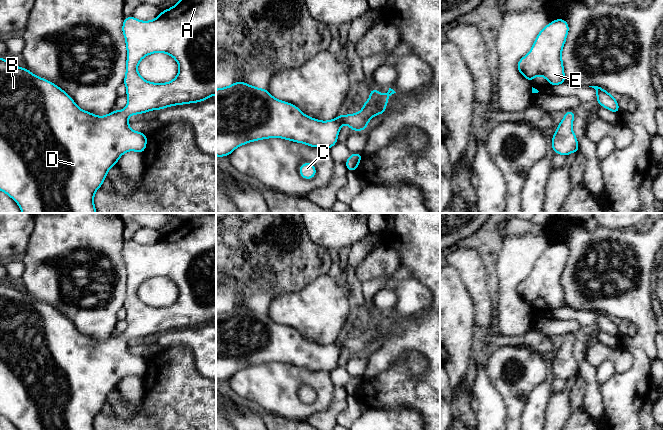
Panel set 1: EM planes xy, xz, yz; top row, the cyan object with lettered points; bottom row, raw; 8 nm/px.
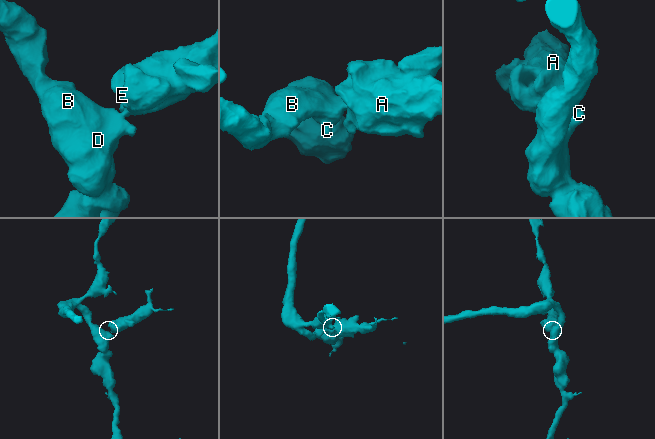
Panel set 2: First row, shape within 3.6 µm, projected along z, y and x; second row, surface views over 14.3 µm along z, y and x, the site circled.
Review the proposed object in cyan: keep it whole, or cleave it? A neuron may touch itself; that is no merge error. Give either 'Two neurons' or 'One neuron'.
One neuron

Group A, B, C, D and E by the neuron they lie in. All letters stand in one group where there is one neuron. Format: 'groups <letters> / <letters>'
groups A B C D E

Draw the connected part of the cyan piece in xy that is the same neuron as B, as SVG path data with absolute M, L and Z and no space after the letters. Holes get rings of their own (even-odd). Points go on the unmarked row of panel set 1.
M216 214L207 217L182 219L178 227L173 231L161 235L153 244L142 245L133 240L125 241L122 248L122 257L125 261L127 284L126 297L123 308L127 312L126 321L128 327L120 334L114 334L105 340L97 340L91 336L82 334L75 325L60 311L45 302L31 297L28 293L21 292L0 281L0 415L12 422L18 430L95 430L94 419L107 400L108 395L117 388L120 381L127 375L144 377L147 369L147 358L134 355L129 351L128 341L136 338L144 338L152 334L161 334L170 330L198 327L216 319ZM153 277L166 277L172 280L179 289L177 300L170 306L153 307L143 303L137 292L140 285Z

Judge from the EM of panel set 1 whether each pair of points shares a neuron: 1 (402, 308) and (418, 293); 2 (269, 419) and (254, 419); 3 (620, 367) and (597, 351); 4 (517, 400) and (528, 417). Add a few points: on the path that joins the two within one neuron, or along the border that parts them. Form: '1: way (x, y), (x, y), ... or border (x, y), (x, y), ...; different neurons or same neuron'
1: way (406, 305), (414, 297); same neuron
2: border (257, 413), (262, 419); different neurons
3: way (617, 361), (609, 353), (603, 353); same neuron
4: border (534, 387), (527, 398), (520, 419); different neurons

